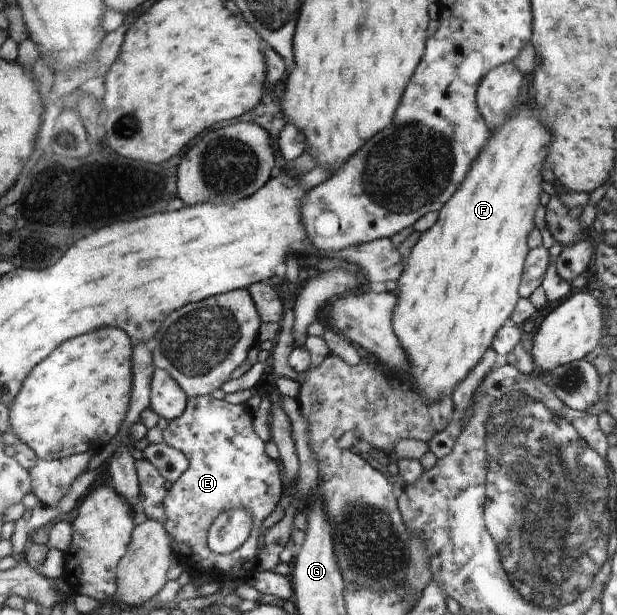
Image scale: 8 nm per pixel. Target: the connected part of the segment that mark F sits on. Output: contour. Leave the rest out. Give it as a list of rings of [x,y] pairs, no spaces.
[[[518,105],[518,108],[513,108],[509,119],[490,132],[490,144],[485,144],[486,148],[481,148],[480,158],[474,161],[474,168],[471,168],[470,176],[466,176],[466,184],[462,184],[462,188],[458,188],[458,196],[454,196],[454,200],[450,200],[450,204],[446,204],[446,208],[442,208],[442,212],[437,212],[438,218],[432,228],[421,234],[421,239],[416,241],[411,255],[403,266],[402,276],[397,280],[397,303],[393,312],[392,326],[397,339],[401,340],[401,345],[406,351],[406,357],[411,362],[410,375],[413,376],[414,382],[407,384],[412,385],[414,390],[430,400],[439,399],[448,393],[451,394],[454,386],[468,376],[468,373],[480,362],[482,354],[486,352],[490,342],[496,338],[497,332],[503,327],[502,324],[505,324],[506,320],[510,318],[510,314],[514,312],[514,306],[521,297],[518,284],[521,284],[521,280],[524,278],[524,266],[526,254],[528,254],[527,238],[529,232],[534,228],[534,212],[540,204],[540,194],[542,194],[540,170],[542,170],[544,162],[547,162],[553,136],[550,134],[551,130],[540,124],[539,112],[526,105]]]

